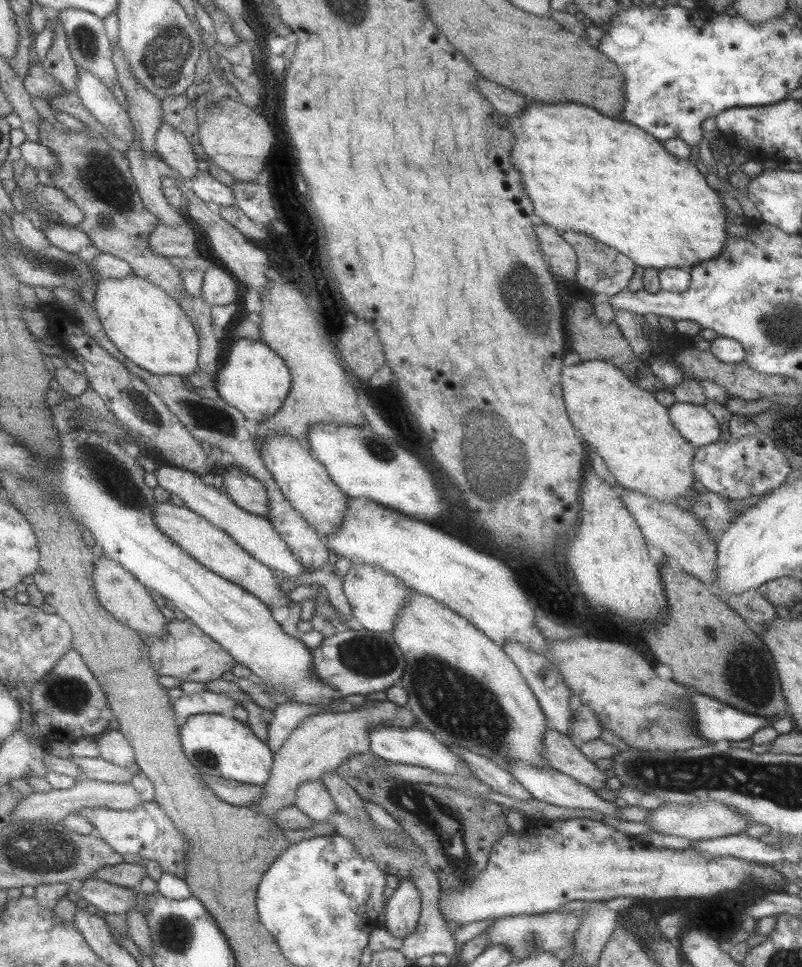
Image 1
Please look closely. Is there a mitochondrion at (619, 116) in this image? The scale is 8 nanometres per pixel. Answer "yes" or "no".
no

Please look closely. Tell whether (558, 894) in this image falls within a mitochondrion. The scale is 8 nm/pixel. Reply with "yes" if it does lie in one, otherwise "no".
no

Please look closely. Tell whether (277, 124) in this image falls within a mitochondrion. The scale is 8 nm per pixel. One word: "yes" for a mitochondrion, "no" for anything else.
no

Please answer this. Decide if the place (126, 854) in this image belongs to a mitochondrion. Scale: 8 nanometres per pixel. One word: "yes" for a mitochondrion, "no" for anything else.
no

